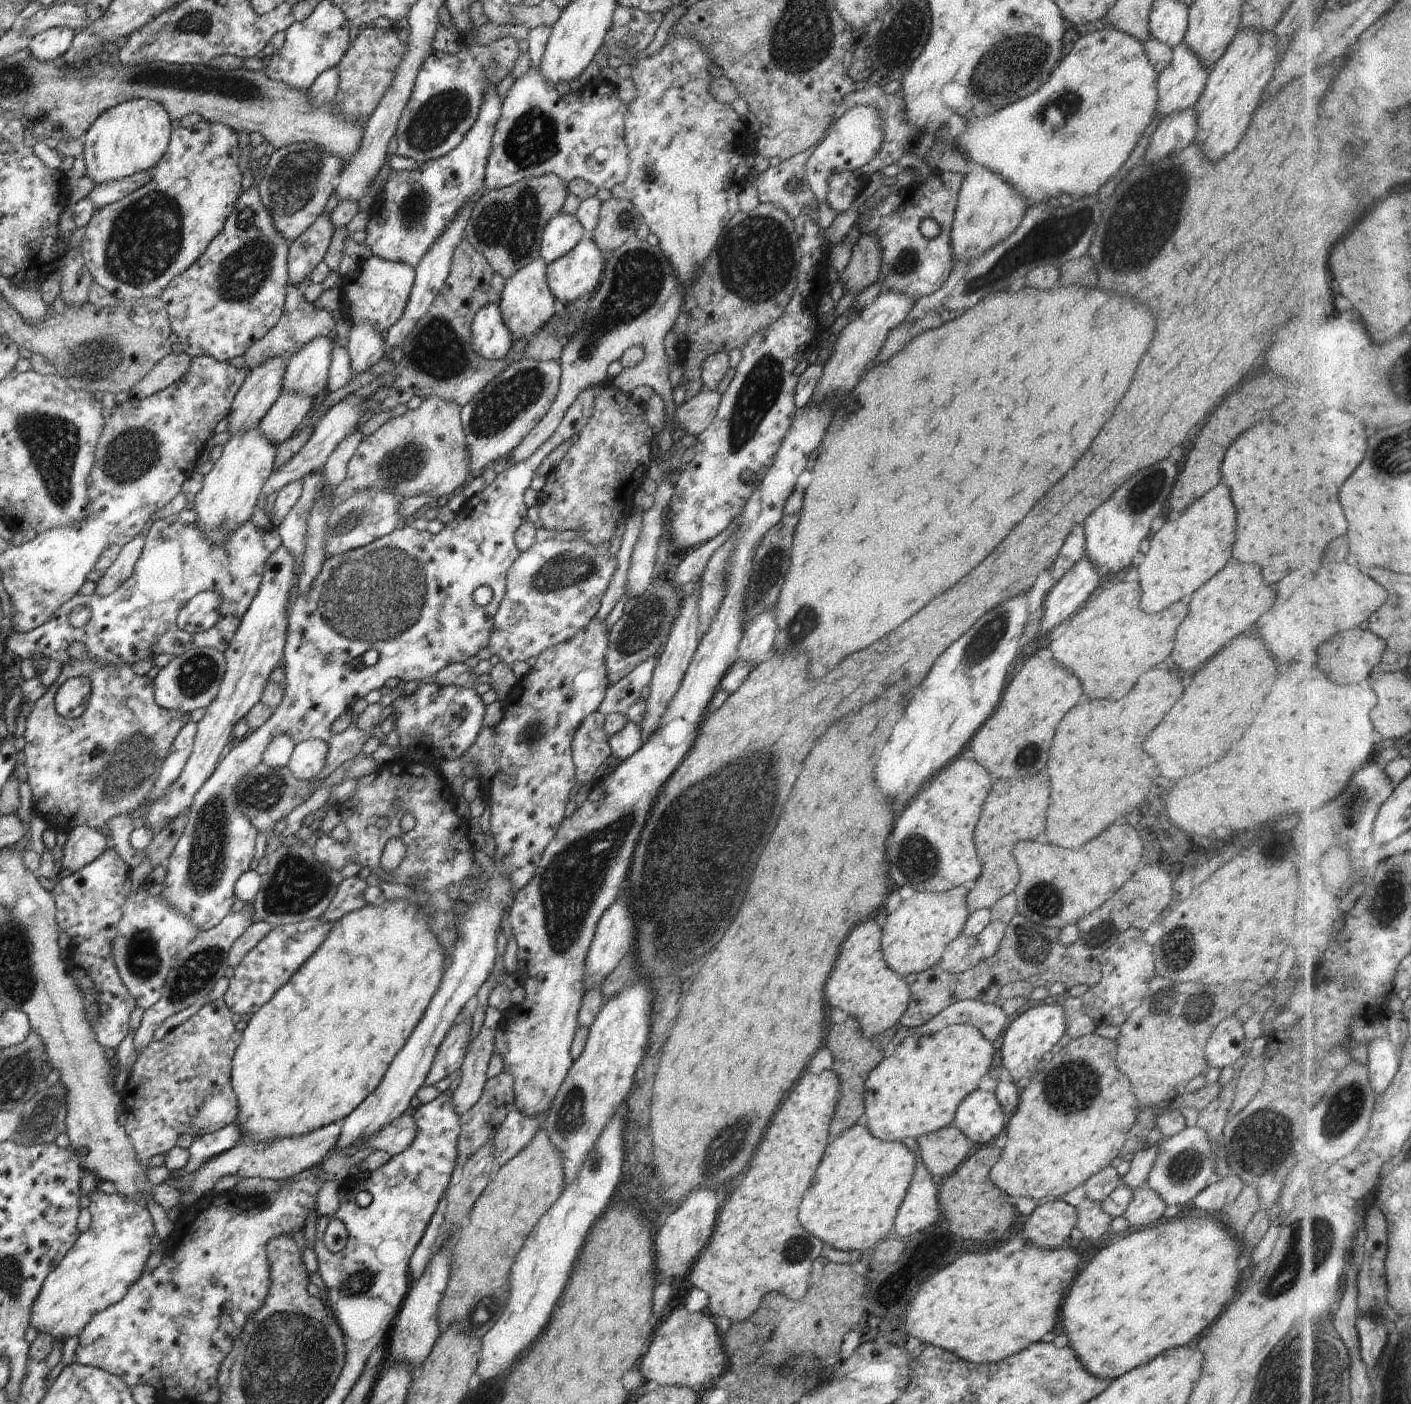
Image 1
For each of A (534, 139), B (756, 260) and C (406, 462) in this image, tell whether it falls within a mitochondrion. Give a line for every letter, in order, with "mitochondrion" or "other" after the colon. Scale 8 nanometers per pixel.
A: mitochondrion
B: mitochondrion
C: mitochondrion

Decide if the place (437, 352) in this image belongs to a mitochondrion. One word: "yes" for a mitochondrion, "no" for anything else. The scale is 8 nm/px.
yes

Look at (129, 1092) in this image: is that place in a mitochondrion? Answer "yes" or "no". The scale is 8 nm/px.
no

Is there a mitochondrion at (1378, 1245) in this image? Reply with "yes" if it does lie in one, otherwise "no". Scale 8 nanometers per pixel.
no

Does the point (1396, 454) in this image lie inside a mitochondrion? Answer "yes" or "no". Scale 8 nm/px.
yes

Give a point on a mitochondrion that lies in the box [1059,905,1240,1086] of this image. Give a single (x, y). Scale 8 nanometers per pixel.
(1196, 1010)

